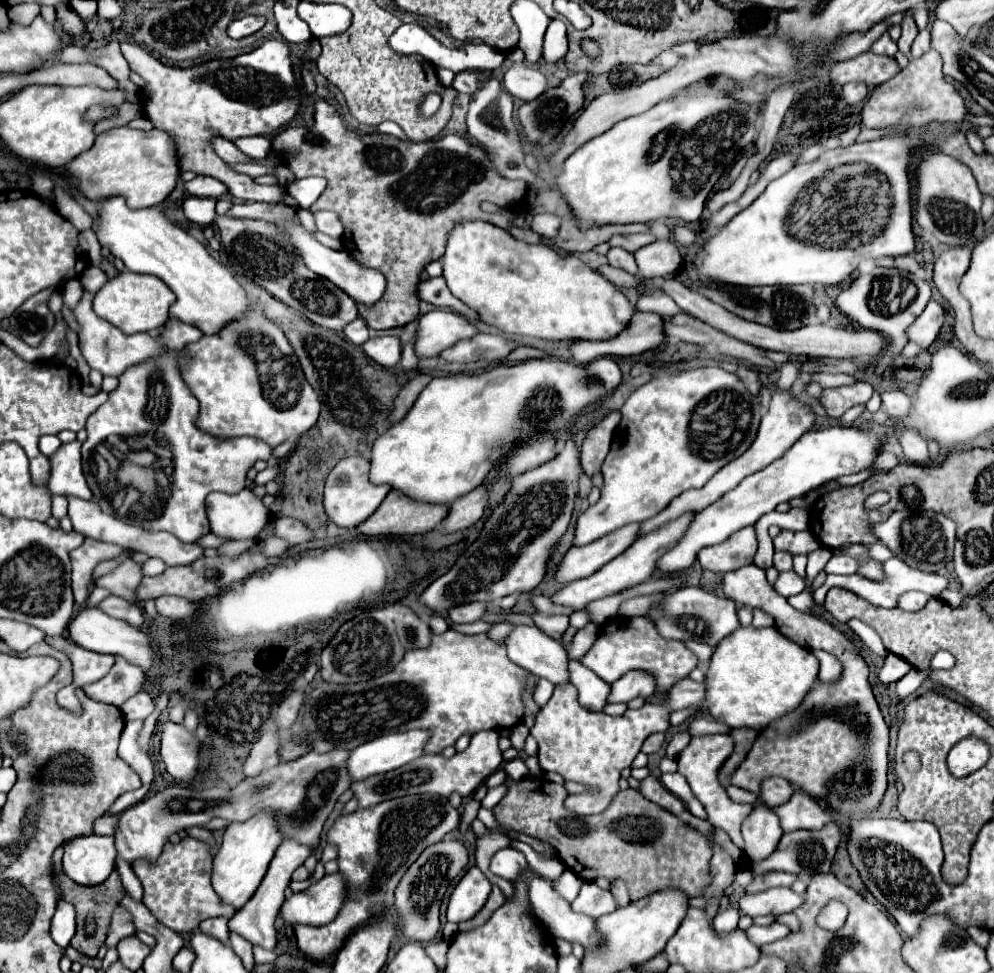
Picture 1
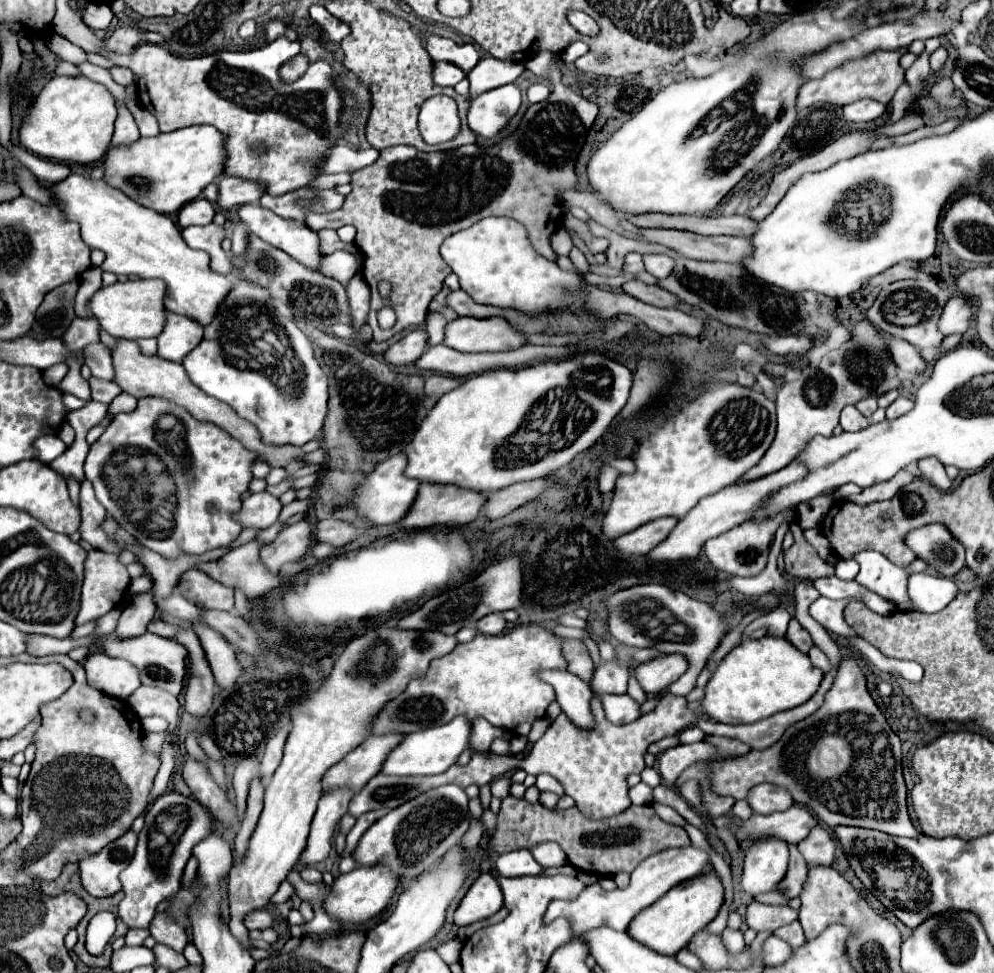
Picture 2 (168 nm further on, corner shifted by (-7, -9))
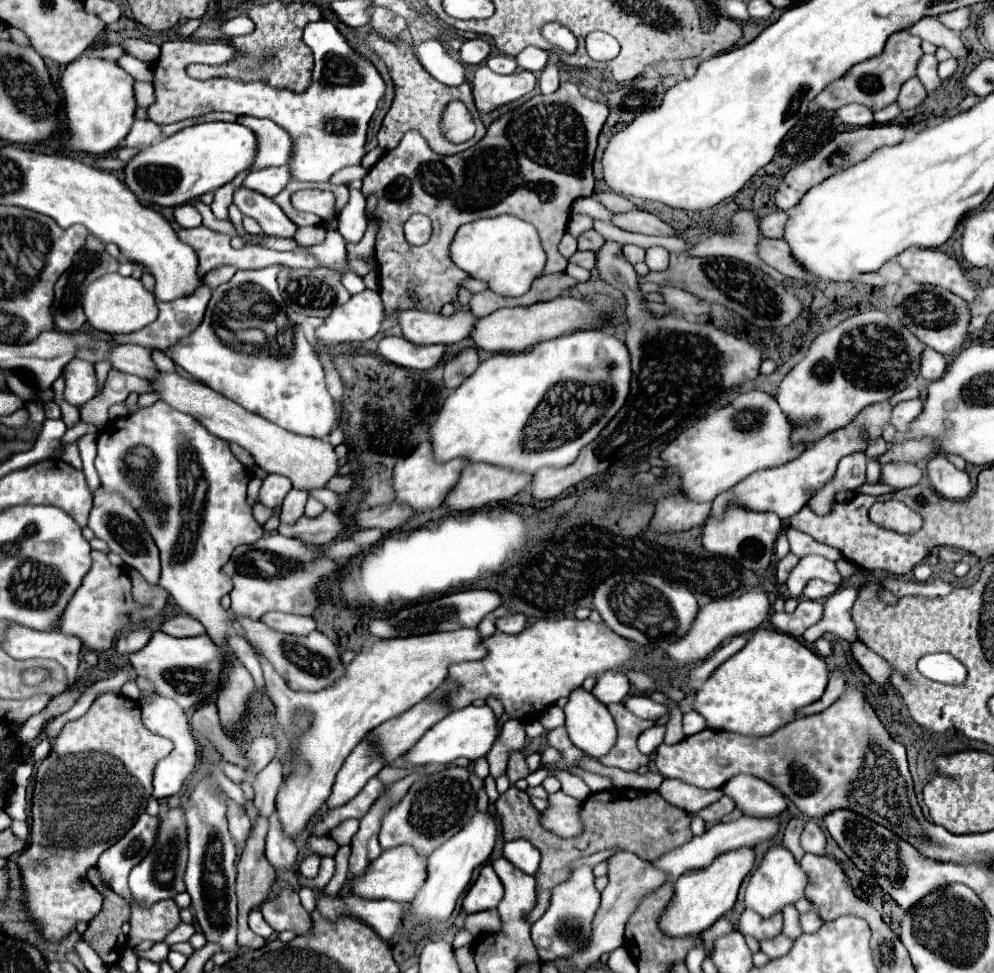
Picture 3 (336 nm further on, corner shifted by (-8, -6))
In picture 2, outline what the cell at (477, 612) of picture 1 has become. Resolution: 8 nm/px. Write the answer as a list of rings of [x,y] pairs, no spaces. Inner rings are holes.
[[[493,613],[493,615],[485,615],[483,619],[479,619],[477,623],[477,631],[485,633],[485,635],[499,635],[505,629],[505,617],[501,613]]]

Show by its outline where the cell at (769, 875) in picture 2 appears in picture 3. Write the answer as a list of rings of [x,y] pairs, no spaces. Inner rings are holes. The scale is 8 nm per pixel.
[[[772,846],[762,864],[752,872],[748,886],[746,886],[746,894],[744,894],[744,904],[746,908],[758,912],[764,918],[770,918],[776,912],[782,912],[784,906],[788,904],[796,904],[800,898],[804,898],[804,890],[808,886],[808,876],[802,870],[802,866],[794,860],[792,852],[788,852],[782,846]]]

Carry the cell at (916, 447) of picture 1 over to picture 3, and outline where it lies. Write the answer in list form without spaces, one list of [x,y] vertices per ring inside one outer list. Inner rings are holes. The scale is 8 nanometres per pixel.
[[[942,454],[928,460],[928,478],[934,490],[948,500],[964,500],[972,492],[970,476],[964,470],[958,470]]]

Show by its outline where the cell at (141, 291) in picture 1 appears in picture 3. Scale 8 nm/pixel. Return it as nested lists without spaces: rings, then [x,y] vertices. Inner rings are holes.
[[[106,274],[100,280],[94,280],[84,294],[82,308],[84,308],[88,324],[94,330],[100,330],[106,334],[136,332],[138,328],[152,324],[152,320],[156,320],[156,316],[158,316],[156,298],[142,286],[142,282],[132,276],[124,278],[120,274]]]

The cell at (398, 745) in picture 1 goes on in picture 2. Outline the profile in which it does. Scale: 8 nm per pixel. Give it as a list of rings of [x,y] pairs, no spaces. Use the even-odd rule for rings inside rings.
[[[455,717],[453,721],[439,725],[439,727],[429,727],[423,731],[415,731],[411,735],[407,735],[393,751],[391,755],[387,755],[387,759],[383,761],[381,773],[383,775],[435,775],[435,773],[443,773],[447,767],[451,767],[459,753],[465,751],[469,747],[469,729],[471,723],[467,723],[465,717]]]

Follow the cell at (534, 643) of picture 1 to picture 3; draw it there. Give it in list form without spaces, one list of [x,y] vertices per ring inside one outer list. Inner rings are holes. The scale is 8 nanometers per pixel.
[[[584,688],[574,690],[564,712],[566,732],[576,748],[592,758],[602,758],[612,750],[618,738],[616,722],[608,708],[590,692]]]

